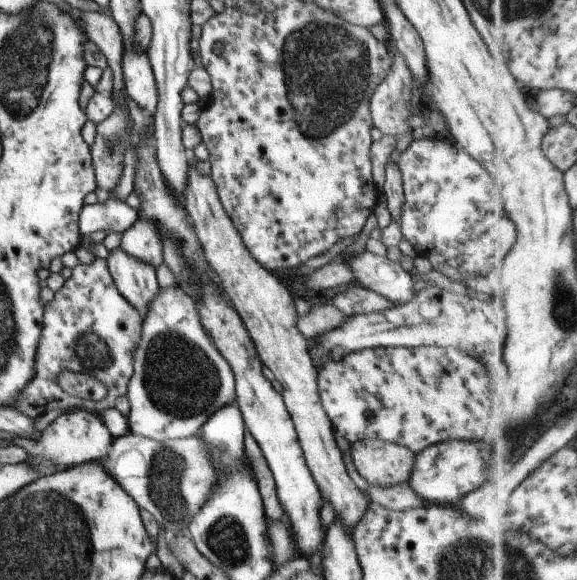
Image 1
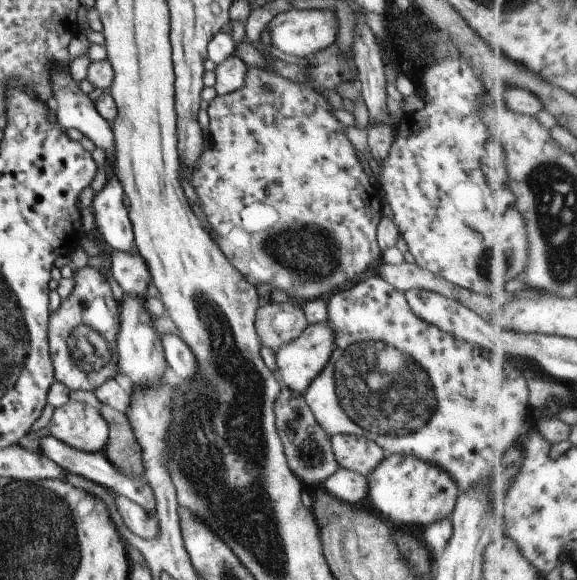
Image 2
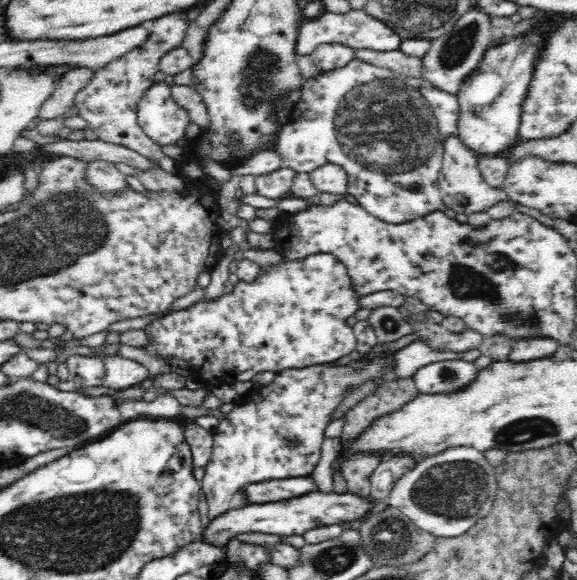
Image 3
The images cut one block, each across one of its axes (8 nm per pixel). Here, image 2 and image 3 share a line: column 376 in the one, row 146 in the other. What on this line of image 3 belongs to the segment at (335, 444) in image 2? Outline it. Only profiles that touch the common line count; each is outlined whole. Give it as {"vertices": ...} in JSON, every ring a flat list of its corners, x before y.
{"vertices":[[448,137,445,140,445,151,441,173,439,176,440,193,442,193,443,204,456,214,474,214,475,212,486,212,491,206,506,201,506,193,501,189,490,186,481,175,478,168,476,155,460,141,460,137]]}

